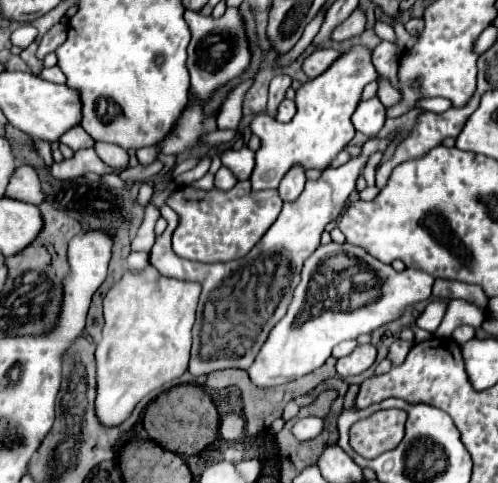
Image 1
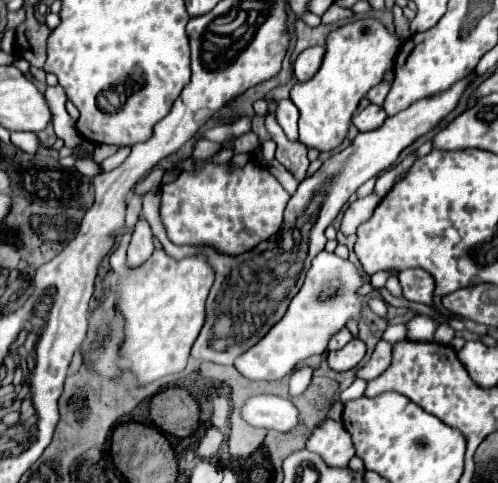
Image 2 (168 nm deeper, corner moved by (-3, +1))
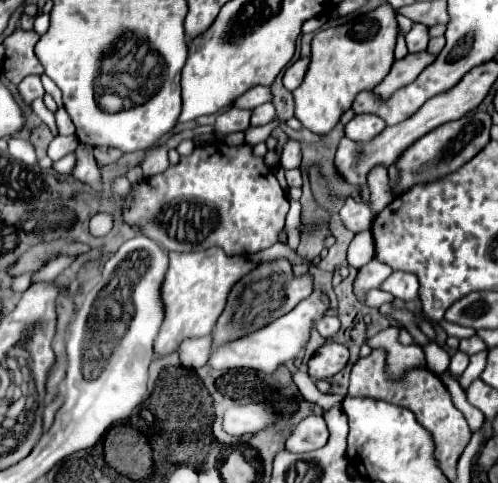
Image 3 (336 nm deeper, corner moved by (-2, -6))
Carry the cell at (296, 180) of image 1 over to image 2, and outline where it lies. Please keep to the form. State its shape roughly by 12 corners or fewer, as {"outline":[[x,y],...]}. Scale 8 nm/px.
{"outline":[[274,112],[266,130],[276,142],[276,160],[302,182],[308,174],[308,148],[286,138]]}

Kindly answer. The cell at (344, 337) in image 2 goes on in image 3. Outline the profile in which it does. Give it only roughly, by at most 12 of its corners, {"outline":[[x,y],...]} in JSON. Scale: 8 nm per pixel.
{"outline":[[321,317],[315,329],[329,339],[339,331],[339,319]]}

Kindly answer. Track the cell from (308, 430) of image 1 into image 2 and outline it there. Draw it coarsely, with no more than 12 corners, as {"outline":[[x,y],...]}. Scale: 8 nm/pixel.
{"outline":[[270,394],[252,396],[242,416],[256,428],[290,432],[296,406]]}

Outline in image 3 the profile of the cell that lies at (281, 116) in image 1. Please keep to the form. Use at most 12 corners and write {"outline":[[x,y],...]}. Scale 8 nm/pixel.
{"outline":[[295,139],[281,151],[283,169],[299,169],[301,149]]}

